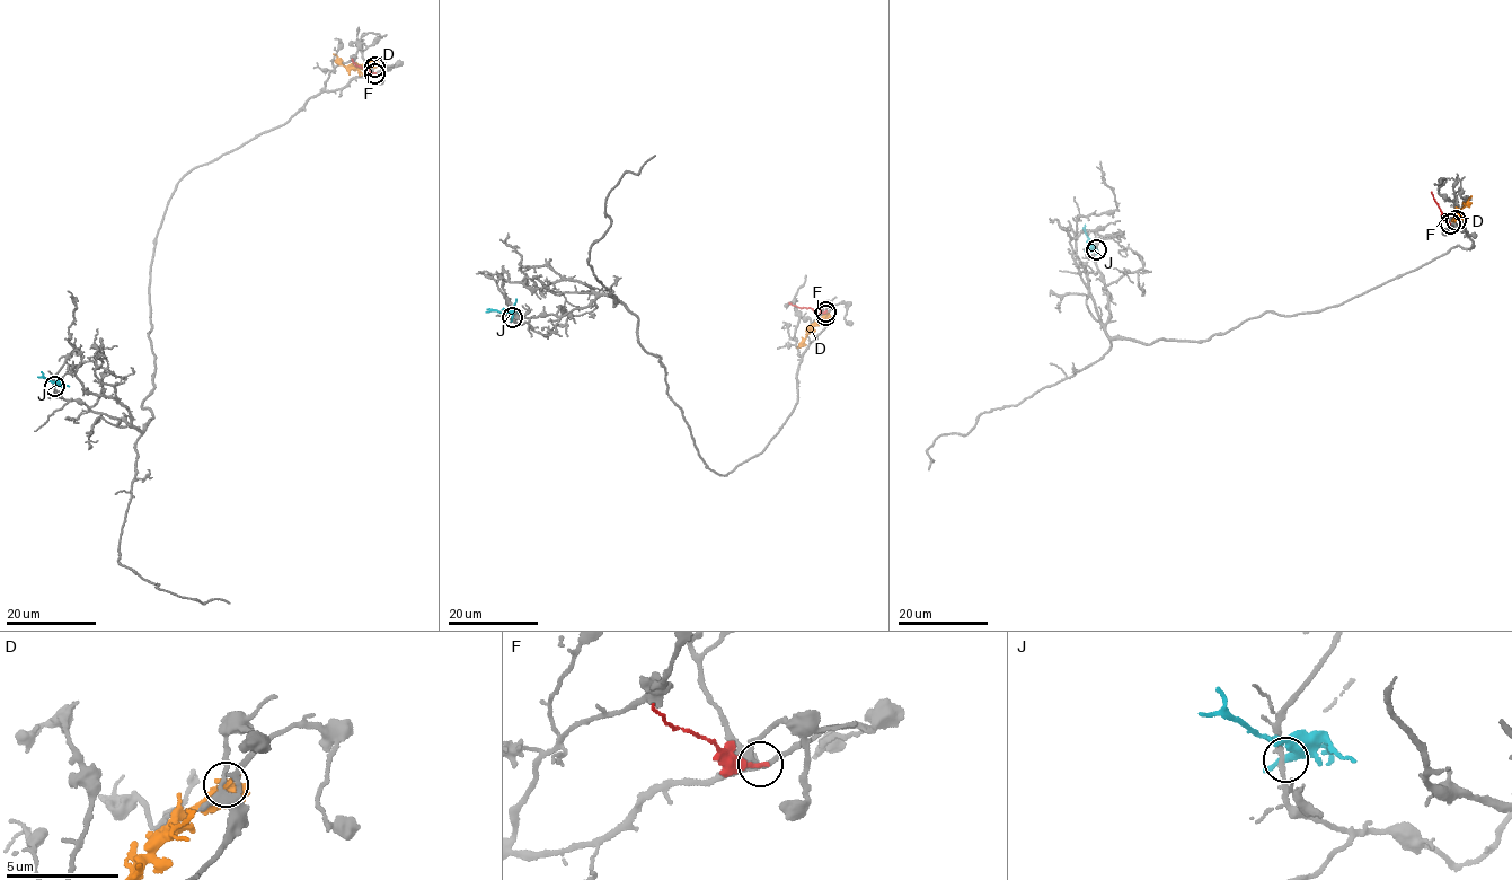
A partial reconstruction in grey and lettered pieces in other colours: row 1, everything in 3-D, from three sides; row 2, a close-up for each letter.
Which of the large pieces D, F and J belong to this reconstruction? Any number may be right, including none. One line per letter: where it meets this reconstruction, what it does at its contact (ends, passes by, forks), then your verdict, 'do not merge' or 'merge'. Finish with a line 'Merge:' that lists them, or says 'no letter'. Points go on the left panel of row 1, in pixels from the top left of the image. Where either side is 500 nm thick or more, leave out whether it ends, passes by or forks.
D: contact (374, 67); it ends; do not merge
F: contact (374, 73); it ends; merge
J: contact (54, 386); it ends; do not merge
Merge: F

